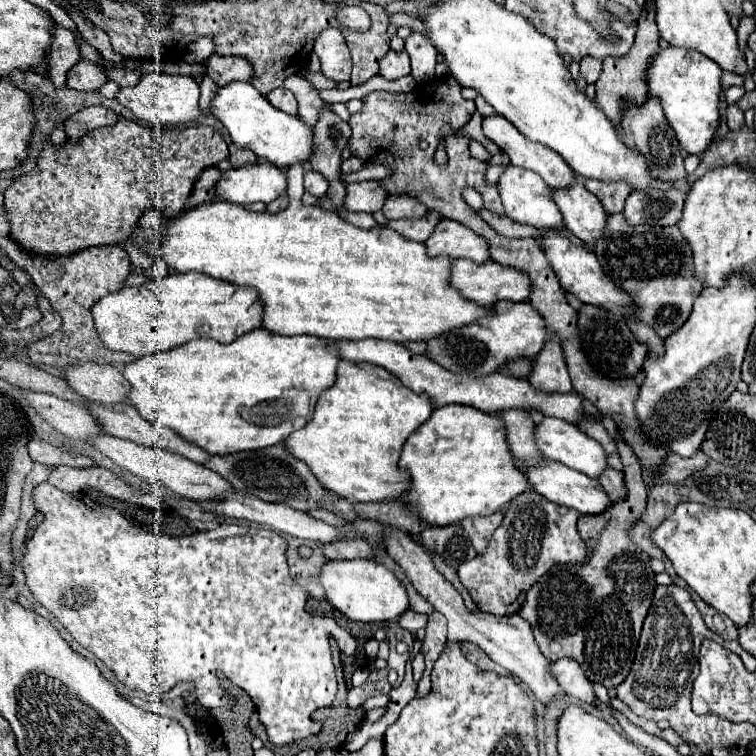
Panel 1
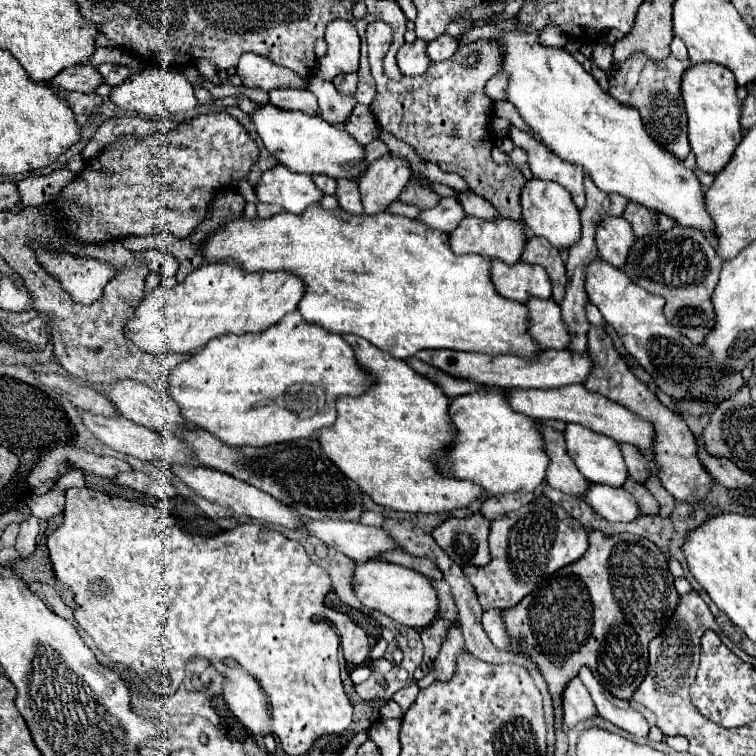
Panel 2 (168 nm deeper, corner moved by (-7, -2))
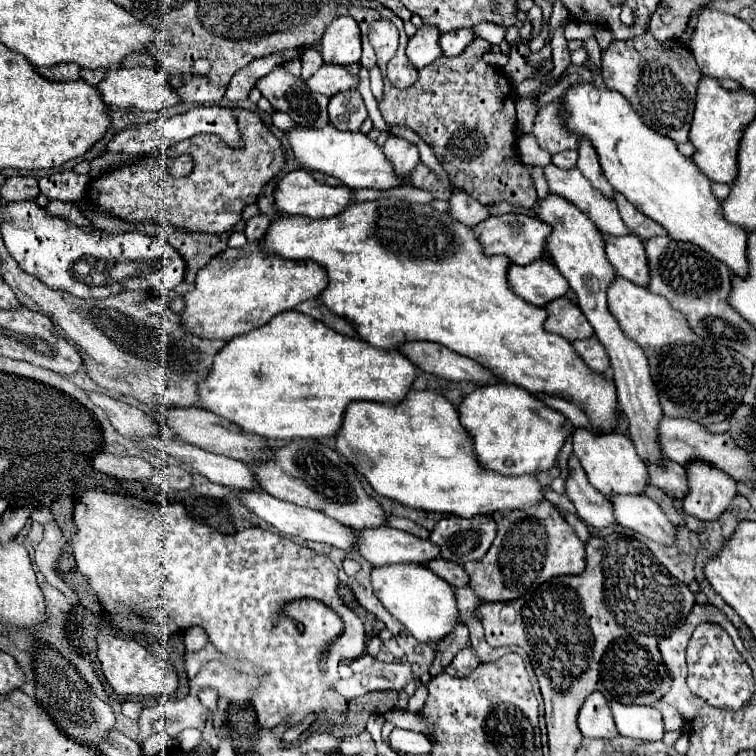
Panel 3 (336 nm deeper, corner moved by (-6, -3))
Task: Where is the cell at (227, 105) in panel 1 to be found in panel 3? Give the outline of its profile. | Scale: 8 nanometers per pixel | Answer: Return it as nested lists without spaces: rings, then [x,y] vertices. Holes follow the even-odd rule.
[[[333,124],[323,128],[299,126],[287,130],[287,140],[297,164],[309,172],[323,172],[327,176],[339,178],[351,190],[355,188],[377,188],[387,190],[393,186],[401,186],[403,180],[395,176],[391,164],[383,156],[383,150],[365,134],[361,132],[343,132],[337,130]]]

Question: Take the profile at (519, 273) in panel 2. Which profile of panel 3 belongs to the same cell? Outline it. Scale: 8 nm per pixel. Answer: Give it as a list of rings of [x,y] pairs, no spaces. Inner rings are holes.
[[[543,258],[527,266],[511,264],[507,270],[507,282],[517,296],[533,306],[545,306],[547,302],[565,296],[569,290],[565,276]]]

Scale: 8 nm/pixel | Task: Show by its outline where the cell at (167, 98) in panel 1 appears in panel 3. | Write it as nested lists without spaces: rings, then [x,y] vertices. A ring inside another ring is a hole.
[[[135,66],[135,68],[117,68],[117,70],[109,70],[107,78],[97,86],[101,92],[101,98],[107,106],[117,106],[121,110],[165,110],[165,108],[173,108],[177,106],[179,94],[177,90],[167,82],[167,74],[159,68],[145,68],[145,66]]]

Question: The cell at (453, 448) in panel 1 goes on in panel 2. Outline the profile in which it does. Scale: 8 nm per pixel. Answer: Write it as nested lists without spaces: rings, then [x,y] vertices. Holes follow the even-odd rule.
[[[478,389],[466,395],[460,395],[450,405],[450,417],[458,429],[456,433],[456,445],[446,455],[446,463],[442,467],[446,471],[452,469],[452,475],[458,479],[468,479],[480,487],[488,495],[504,495],[512,491],[536,491],[544,483],[544,475],[548,469],[548,455],[544,451],[544,439],[540,439],[540,423],[532,421],[532,417],[524,417],[518,411],[512,411],[512,407],[506,401],[506,391],[502,389]]]

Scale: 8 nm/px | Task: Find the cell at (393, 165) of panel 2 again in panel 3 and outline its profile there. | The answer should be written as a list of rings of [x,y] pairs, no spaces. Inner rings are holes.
[[[389,136],[389,140],[383,144],[383,154],[385,158],[393,164],[393,170],[397,172],[397,176],[401,178],[409,178],[411,170],[419,164],[419,152],[417,148],[397,136]]]

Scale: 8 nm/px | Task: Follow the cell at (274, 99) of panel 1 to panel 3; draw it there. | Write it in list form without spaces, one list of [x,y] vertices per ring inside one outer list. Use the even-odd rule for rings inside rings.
[[[275,68],[267,76],[259,78],[257,88],[275,110],[289,114],[297,124],[315,128],[329,124],[327,116],[329,98],[311,92],[301,78],[291,76],[283,68]]]

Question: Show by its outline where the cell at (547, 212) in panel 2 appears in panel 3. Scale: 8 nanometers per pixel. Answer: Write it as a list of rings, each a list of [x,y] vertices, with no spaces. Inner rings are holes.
[[[547,194],[545,198],[539,198],[535,214],[541,222],[551,224],[551,234],[547,236],[547,252],[555,260],[555,266],[559,268],[559,272],[569,280],[569,286],[577,294],[577,304],[579,304],[581,312],[593,326],[597,340],[607,350],[607,356],[611,360],[613,380],[617,386],[617,402],[629,420],[629,438],[633,440],[637,454],[643,460],[661,462],[663,456],[657,448],[655,432],[657,432],[657,422],[663,416],[663,410],[661,410],[653,380],[649,376],[649,364],[647,364],[643,350],[621,332],[617,320],[611,316],[611,312],[607,308],[605,292],[617,274],[615,274],[613,266],[605,260],[607,256],[605,256],[603,236],[599,234],[597,226],[577,206],[573,206],[569,200],[561,198],[557,194]]]

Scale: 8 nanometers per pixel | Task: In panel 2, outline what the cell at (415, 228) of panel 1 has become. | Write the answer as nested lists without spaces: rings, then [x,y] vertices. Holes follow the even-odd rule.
[[[448,197],[448,199],[442,199],[434,209],[422,211],[418,215],[418,221],[426,223],[432,229],[440,229],[440,231],[452,233],[464,217],[466,217],[466,213],[464,213],[462,205],[458,203],[458,199]]]

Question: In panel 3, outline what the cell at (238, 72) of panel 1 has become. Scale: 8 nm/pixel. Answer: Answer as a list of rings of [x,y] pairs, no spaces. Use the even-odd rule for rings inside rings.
[[[323,64],[315,76],[305,80],[305,84],[319,94],[333,96],[335,92],[357,88],[359,78],[351,76],[345,68],[335,68],[335,64]]]

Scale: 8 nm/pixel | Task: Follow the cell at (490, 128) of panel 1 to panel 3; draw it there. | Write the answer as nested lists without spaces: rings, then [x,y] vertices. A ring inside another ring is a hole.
[[[555,164],[545,166],[545,178],[549,184],[549,192],[559,194],[573,202],[589,220],[597,224],[603,234],[629,234],[629,228],[623,224],[615,202],[607,200],[599,190],[595,190],[579,172],[579,168],[561,170]]]

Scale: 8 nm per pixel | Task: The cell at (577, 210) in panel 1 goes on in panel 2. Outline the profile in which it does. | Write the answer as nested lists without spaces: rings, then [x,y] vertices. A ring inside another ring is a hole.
[[[606,217],[604,223],[598,223],[596,227],[596,245],[600,257],[618,269],[624,267],[634,241],[636,237],[632,227],[622,217]]]

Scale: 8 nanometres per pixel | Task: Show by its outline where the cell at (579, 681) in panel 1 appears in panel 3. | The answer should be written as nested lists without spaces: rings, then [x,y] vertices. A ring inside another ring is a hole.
[[[617,700],[609,702],[615,726],[621,736],[637,740],[661,740],[663,720],[655,708],[649,706],[629,706]]]

